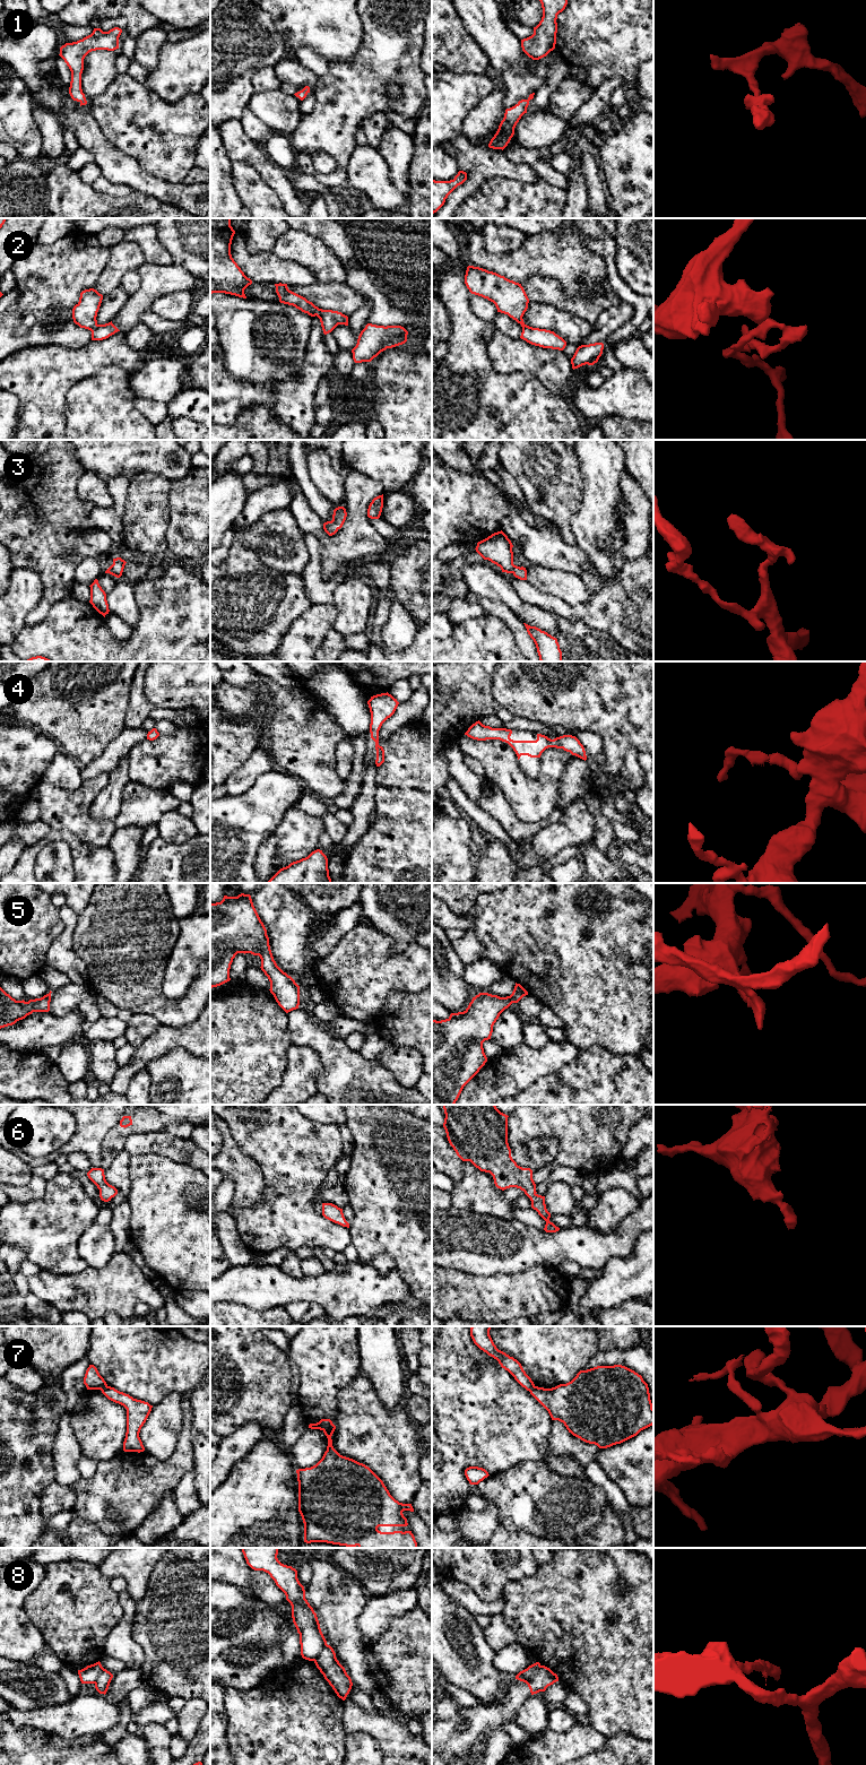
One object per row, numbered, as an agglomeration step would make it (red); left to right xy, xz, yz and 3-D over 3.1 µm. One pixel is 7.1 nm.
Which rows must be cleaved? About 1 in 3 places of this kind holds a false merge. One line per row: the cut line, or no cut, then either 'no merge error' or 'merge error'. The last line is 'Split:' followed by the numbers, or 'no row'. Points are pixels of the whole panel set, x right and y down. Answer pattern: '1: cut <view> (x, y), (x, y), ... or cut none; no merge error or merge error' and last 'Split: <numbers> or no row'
1: cut none; no merge error
2: cut xy (98, 325), (92, 331); merge error
3: cut none; no merge error
4: cut none; no merge error
5: cut none; no merge error
6: cut none; no merge error
7: cut xz (331, 1422), (322, 1429); merge error
8: cut yz (540, 1666), (530, 1679), (518, 1679); merge error
Split: 2, 7, 8

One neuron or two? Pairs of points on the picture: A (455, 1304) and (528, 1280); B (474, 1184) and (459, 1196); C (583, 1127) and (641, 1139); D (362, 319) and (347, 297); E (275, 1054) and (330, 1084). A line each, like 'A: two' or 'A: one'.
A: one
B: one
C: two
D: two
E: two

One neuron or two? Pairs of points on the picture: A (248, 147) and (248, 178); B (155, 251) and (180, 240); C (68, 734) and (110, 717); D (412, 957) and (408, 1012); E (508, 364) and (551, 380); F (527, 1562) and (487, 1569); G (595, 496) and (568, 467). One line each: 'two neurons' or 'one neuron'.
A: two neurons
B: two neurons
C: one neuron
D: two neurons
E: one neuron
F: one neuron
G: two neurons

